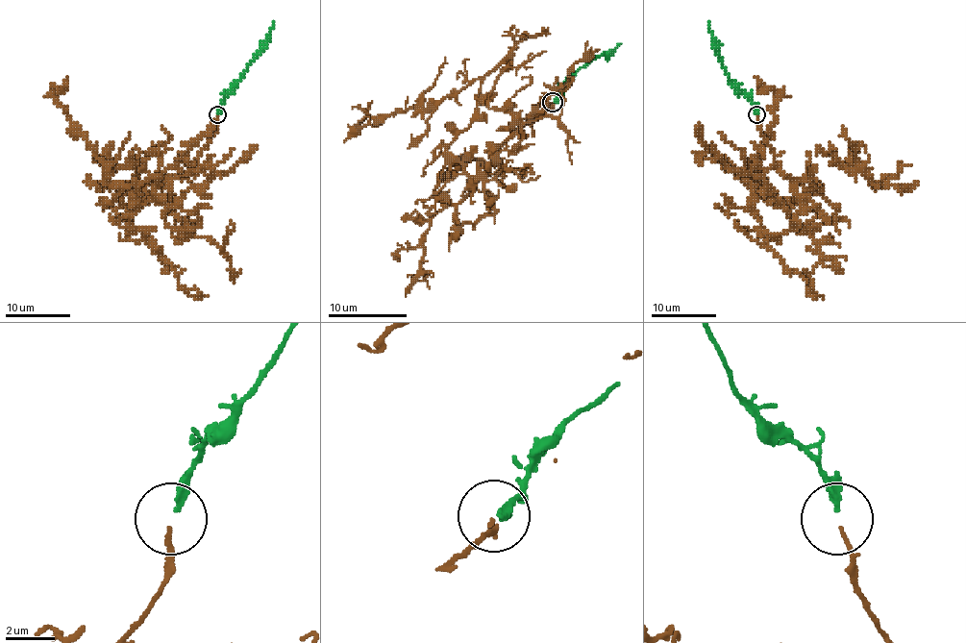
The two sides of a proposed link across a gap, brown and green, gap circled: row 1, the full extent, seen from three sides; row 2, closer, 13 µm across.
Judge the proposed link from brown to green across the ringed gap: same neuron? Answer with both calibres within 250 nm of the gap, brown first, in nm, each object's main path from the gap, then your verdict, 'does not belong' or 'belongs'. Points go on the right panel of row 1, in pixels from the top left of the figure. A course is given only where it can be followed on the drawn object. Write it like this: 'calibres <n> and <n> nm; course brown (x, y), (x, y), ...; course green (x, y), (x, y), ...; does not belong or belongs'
calibres 150 and 280 nm; course brown (756, 117), (805, 207), (775, 236), (737, 177), (763, 184), (778, 101), (761, 85); course green (756, 112), (755, 106), (729, 80), (707, 22); belongs

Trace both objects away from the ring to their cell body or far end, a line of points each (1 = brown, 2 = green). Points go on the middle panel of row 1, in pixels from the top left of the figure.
1: (552, 103), (494, 162), (520, 124), (477, 97), (479, 79), (378, 124), (359, 129), (352, 109)
2: (554, 103), (561, 86), (580, 69), (591, 60), (607, 55), (619, 43)

